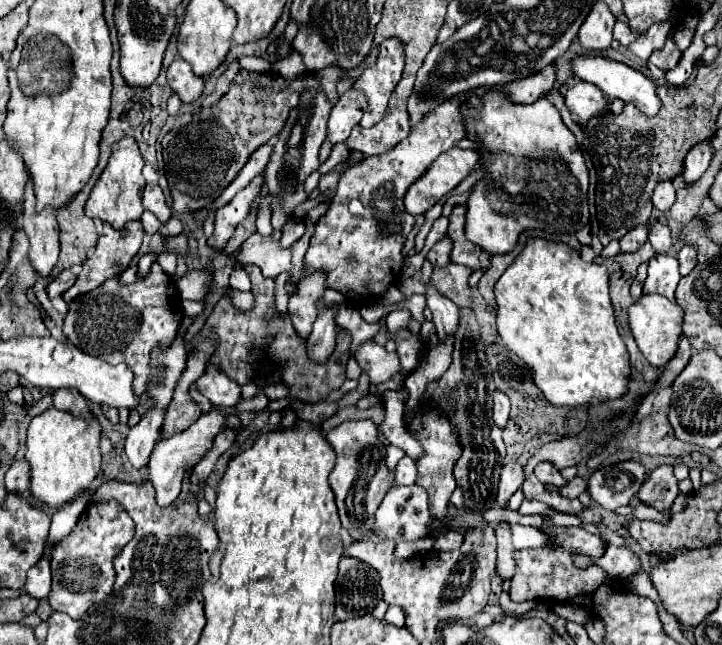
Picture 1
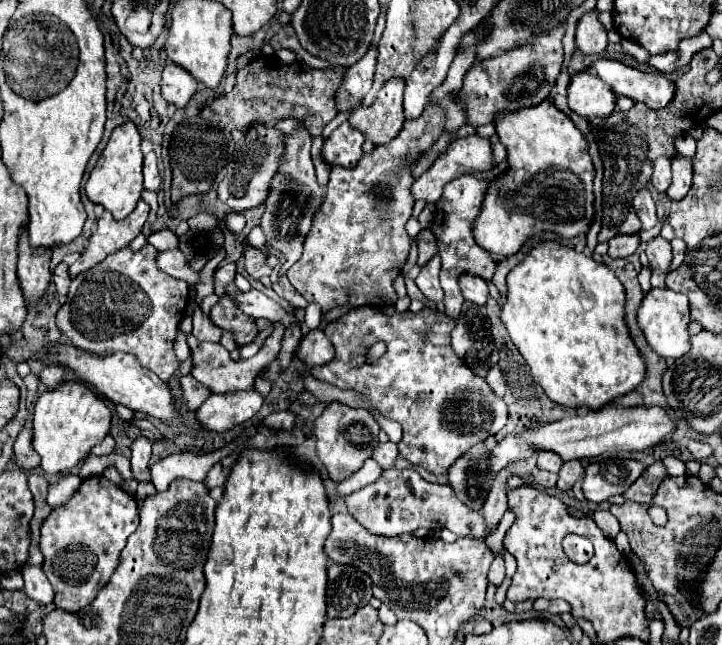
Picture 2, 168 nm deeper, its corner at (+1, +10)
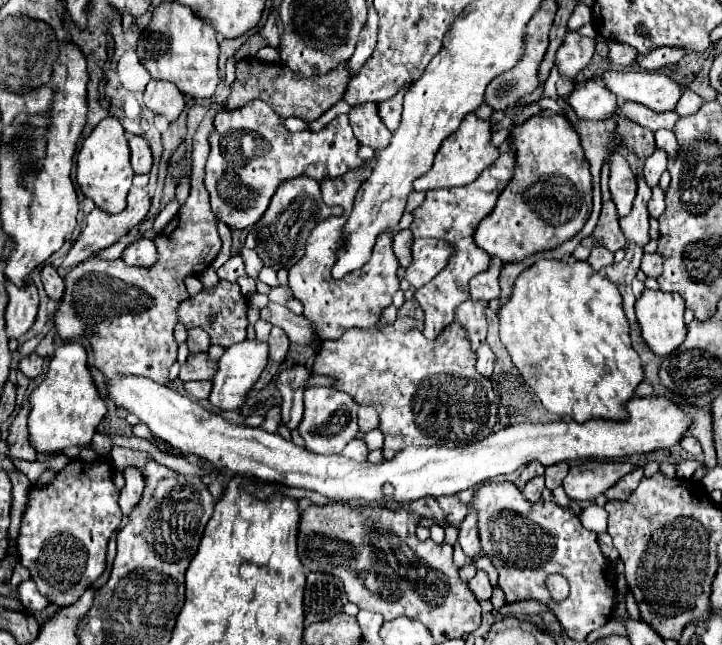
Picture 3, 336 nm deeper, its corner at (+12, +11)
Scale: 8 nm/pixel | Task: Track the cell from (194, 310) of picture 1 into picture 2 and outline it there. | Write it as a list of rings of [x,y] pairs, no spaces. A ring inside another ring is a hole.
[[[227,263],[227,265],[223,265],[223,267],[219,267],[217,271],[215,271],[215,293],[221,297],[223,295],[223,289],[229,285],[229,283],[233,283],[233,279],[235,279],[235,275],[237,275],[237,265],[235,263]]]

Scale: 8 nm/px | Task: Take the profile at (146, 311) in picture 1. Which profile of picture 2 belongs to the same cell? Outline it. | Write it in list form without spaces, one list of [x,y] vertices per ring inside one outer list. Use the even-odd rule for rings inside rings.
[[[147,245],[137,253],[127,247],[109,255],[105,261],[95,265],[95,269],[77,275],[71,281],[65,305],[57,313],[57,325],[71,345],[97,355],[111,355],[117,351],[131,353],[145,369],[153,371],[157,377],[167,381],[179,367],[179,361],[173,353],[173,341],[177,335],[177,325],[189,301],[189,285],[175,277],[163,275],[163,271],[155,265],[155,257],[157,251],[153,245]]]

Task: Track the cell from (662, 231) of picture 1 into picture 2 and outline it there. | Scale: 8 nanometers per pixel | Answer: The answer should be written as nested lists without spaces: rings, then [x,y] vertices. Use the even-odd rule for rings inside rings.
[[[641,189],[637,197],[633,199],[633,207],[641,219],[641,229],[651,229],[657,225],[657,211],[655,211],[655,201],[647,189]]]

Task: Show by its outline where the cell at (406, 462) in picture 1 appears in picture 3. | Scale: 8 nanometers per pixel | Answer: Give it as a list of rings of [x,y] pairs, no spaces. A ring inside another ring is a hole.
[[[350,440],[342,452],[342,456],[348,456],[356,462],[364,462],[368,456],[368,448],[364,446],[364,440]]]

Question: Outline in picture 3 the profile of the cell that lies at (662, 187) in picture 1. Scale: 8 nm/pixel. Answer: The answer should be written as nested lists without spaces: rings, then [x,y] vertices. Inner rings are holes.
[[[654,150],[654,154],[644,162],[644,178],[650,188],[654,188],[666,170],[666,152],[664,150]]]

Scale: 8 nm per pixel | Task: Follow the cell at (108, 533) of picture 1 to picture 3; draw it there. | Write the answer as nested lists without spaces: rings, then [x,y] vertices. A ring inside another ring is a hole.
[[[108,456],[96,458],[92,464],[76,458],[64,470],[56,474],[52,484],[44,488],[32,486],[28,492],[28,504],[22,516],[20,534],[18,534],[18,556],[20,564],[28,568],[30,578],[34,580],[36,588],[58,606],[74,604],[88,586],[92,586],[106,568],[106,548],[112,532],[122,522],[122,512],[118,506],[118,488],[112,482],[112,462]]]

